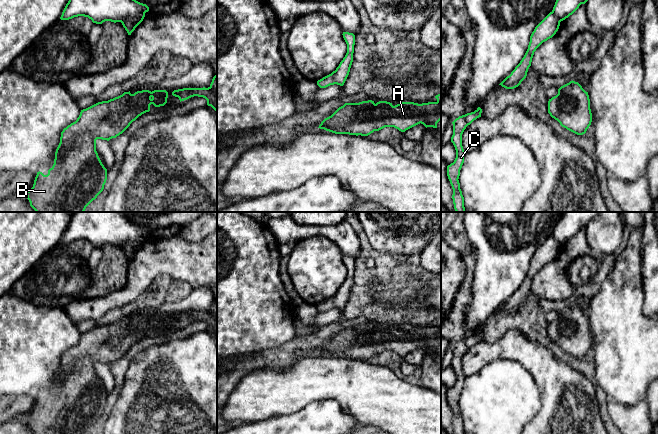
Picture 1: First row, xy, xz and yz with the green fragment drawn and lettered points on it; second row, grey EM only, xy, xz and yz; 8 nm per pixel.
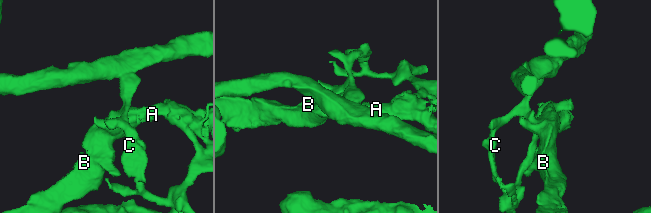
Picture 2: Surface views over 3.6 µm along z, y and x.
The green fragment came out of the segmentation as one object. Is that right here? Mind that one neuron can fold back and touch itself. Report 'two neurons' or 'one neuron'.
two neurons

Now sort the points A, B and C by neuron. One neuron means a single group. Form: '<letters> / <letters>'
A C / B

